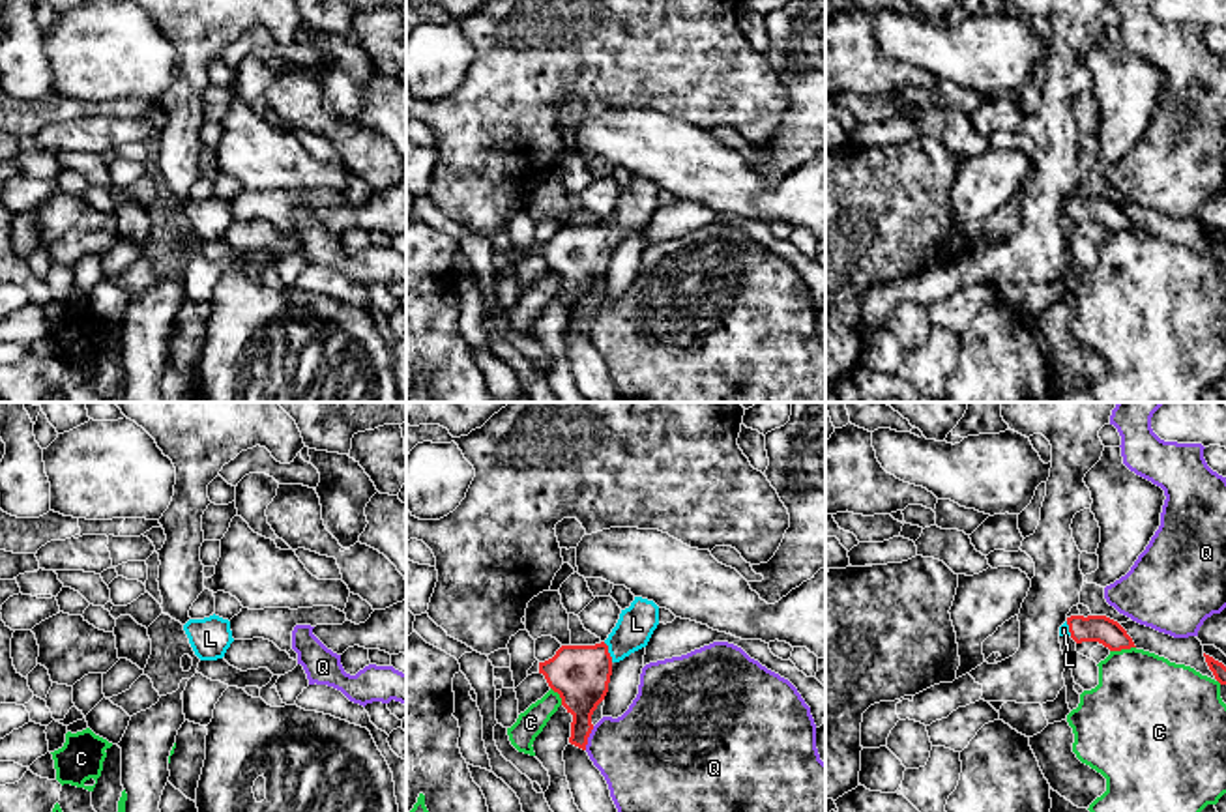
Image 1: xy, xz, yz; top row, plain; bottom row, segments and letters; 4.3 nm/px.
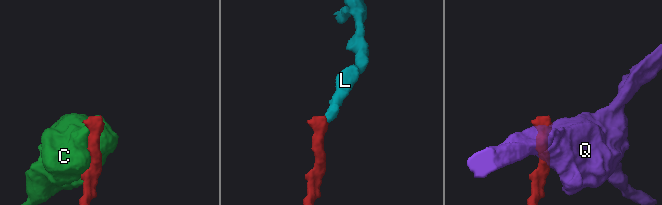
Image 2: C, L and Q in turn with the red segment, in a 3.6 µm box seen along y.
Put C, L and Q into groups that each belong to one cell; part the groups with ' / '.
C / L / Q

